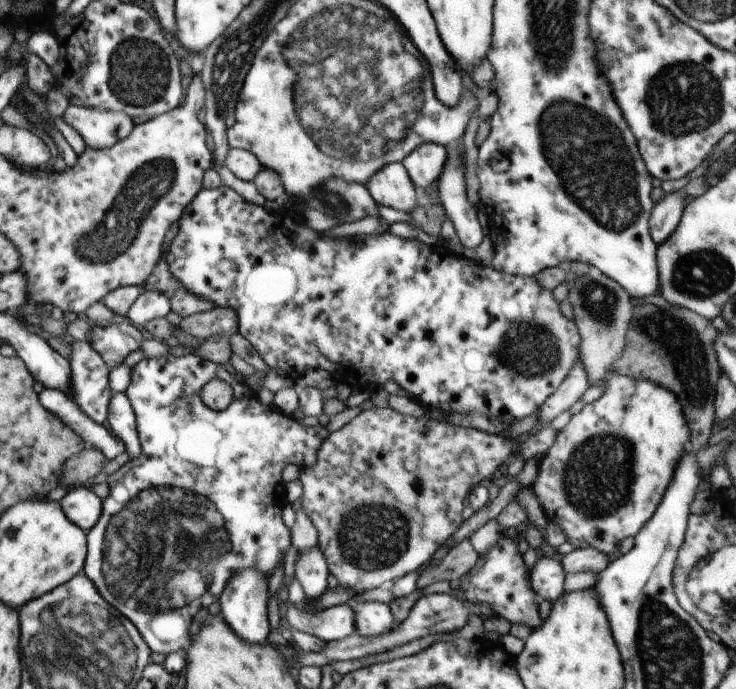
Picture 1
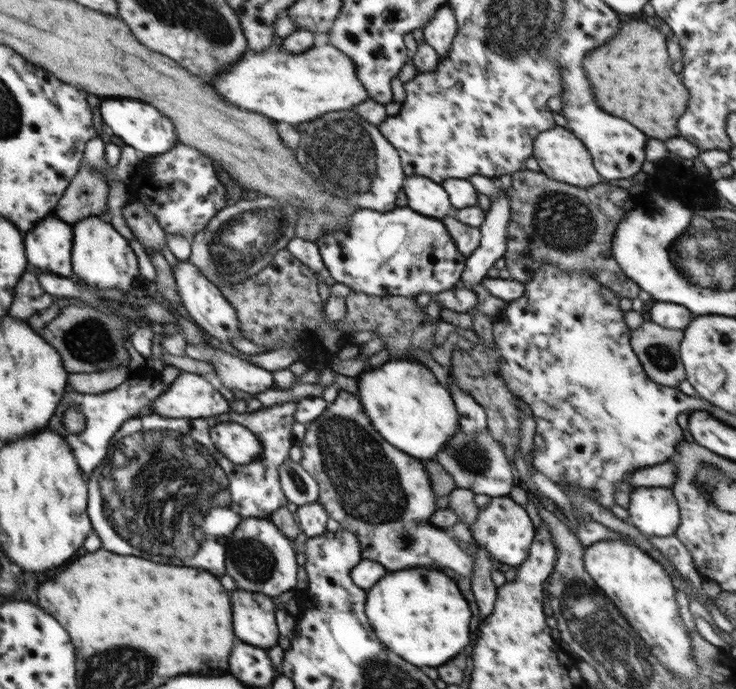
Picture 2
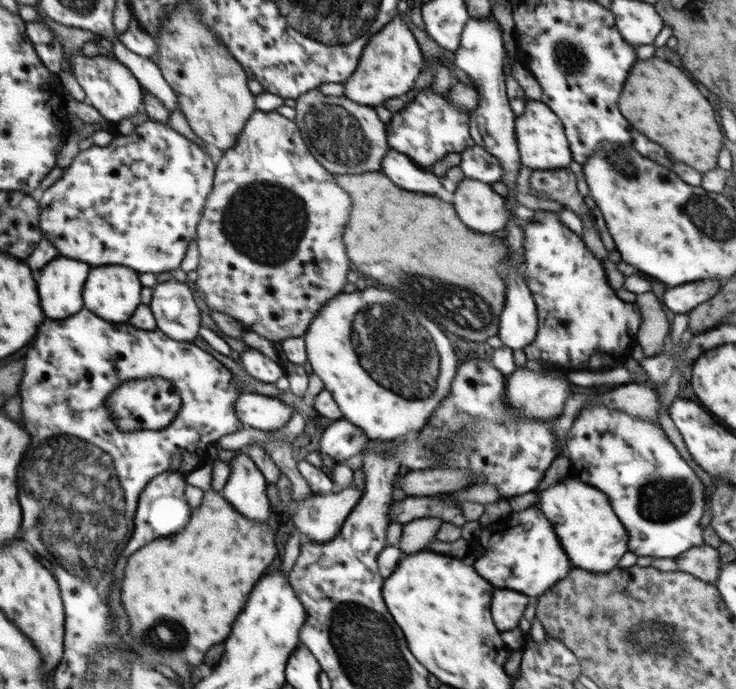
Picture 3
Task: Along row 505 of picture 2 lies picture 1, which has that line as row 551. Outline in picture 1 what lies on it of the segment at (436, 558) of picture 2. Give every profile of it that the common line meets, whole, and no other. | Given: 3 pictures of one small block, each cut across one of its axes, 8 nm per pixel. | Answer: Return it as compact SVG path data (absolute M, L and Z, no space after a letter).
M374 407L371 410L363 411L355 418L352 418L345 426L339 430L330 433L326 440L322 442L320 450L316 455L316 464L302 469L299 479L303 484L303 493L300 498L302 510L306 516L310 517L310 522L314 524L314 528L318 531L318 540L320 550L326 558L329 568L329 574L332 574L338 580L342 588L352 590L352 592L363 593L378 587L384 587L406 576L409 572L418 571L424 568L443 543L446 543L458 530L463 523L462 510L466 505L467 496L474 487L480 485L482 480L493 478L494 472L502 466L502 464L510 457L518 458L522 456L522 460L536 459L538 462L552 448L556 440L557 431L550 425L542 428L537 434L531 435L528 440L522 444L513 442L514 439L502 437L501 435L491 435L479 430L470 430L460 428L460 426L452 426L444 421L432 419L429 416L414 417L398 413L398 411L388 407Z

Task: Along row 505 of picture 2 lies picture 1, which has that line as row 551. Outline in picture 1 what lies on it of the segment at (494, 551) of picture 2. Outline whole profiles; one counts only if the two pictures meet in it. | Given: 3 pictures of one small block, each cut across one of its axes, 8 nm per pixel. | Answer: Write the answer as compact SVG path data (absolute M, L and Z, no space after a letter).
M505 533L486 554L479 556L474 568L460 578L460 588L463 597L472 604L488 604L492 616L502 616L510 624L526 626L531 632L540 628L544 620L540 617L536 592L530 586L530 570L519 550L518 539L518 534Z

